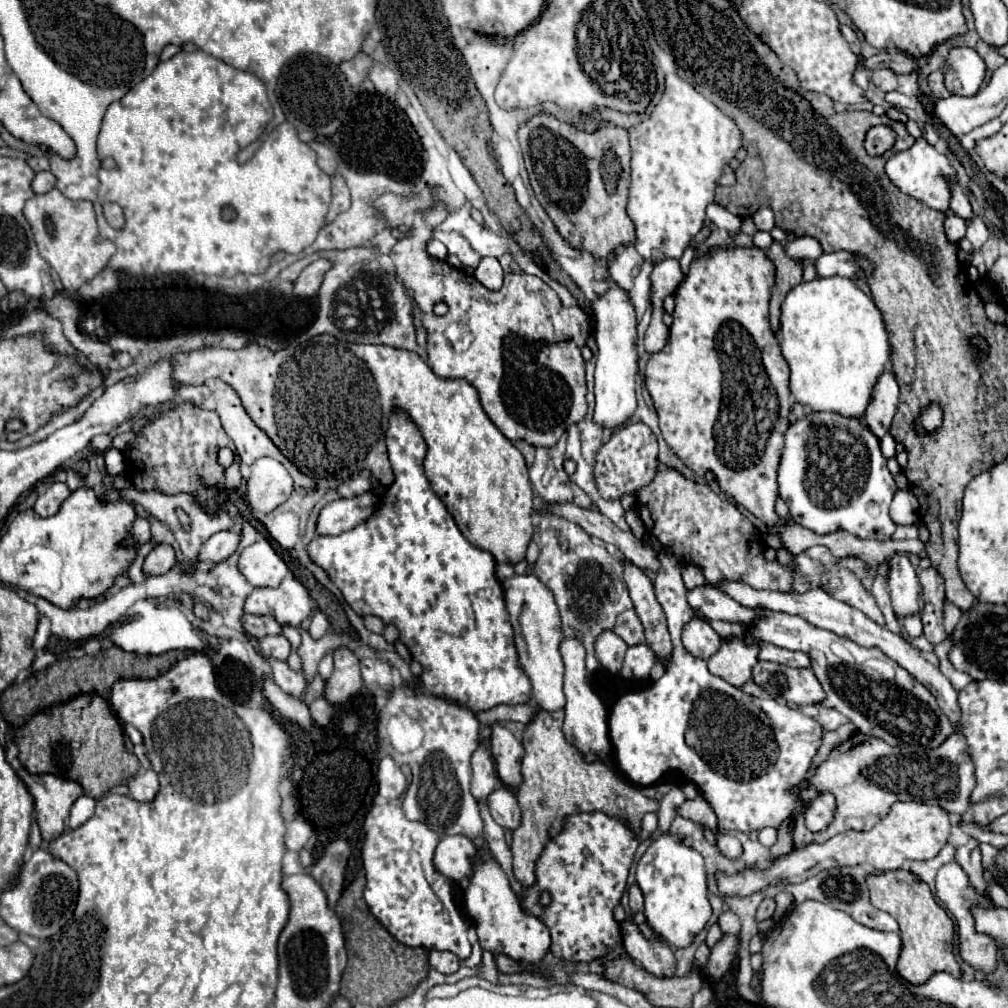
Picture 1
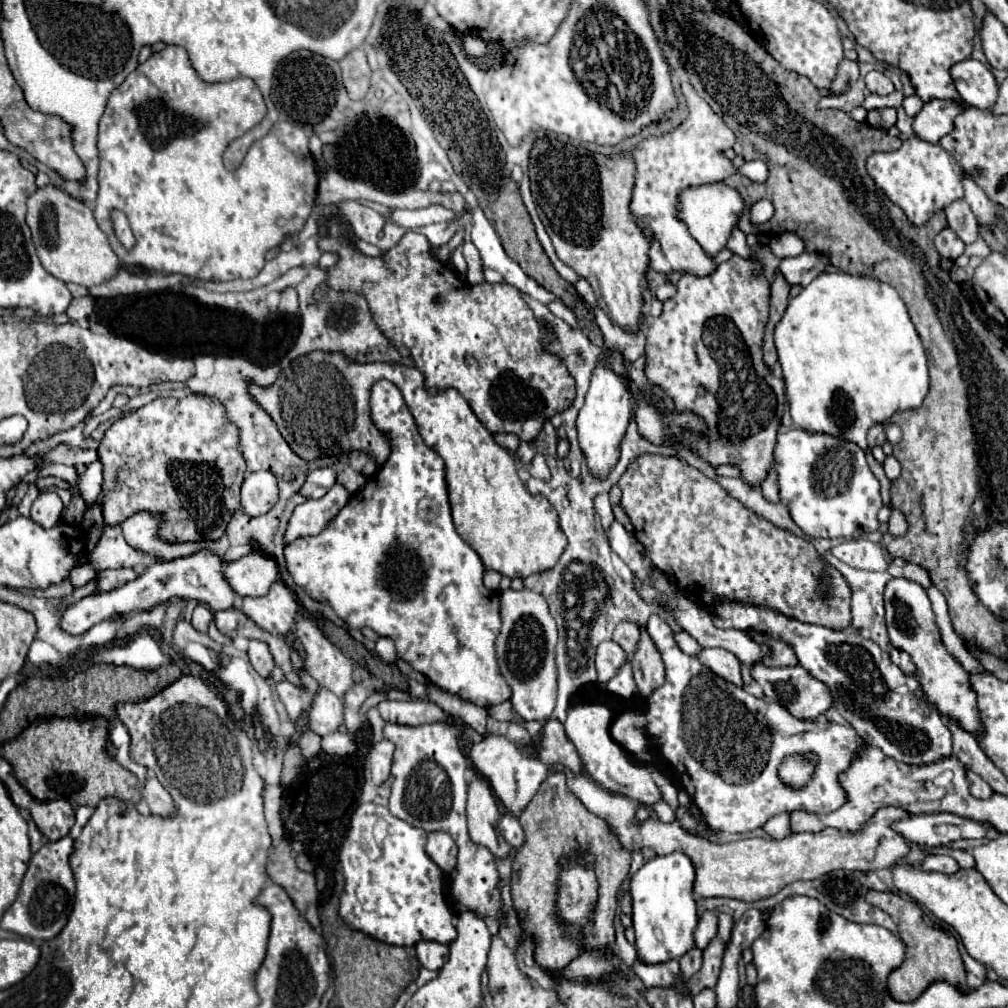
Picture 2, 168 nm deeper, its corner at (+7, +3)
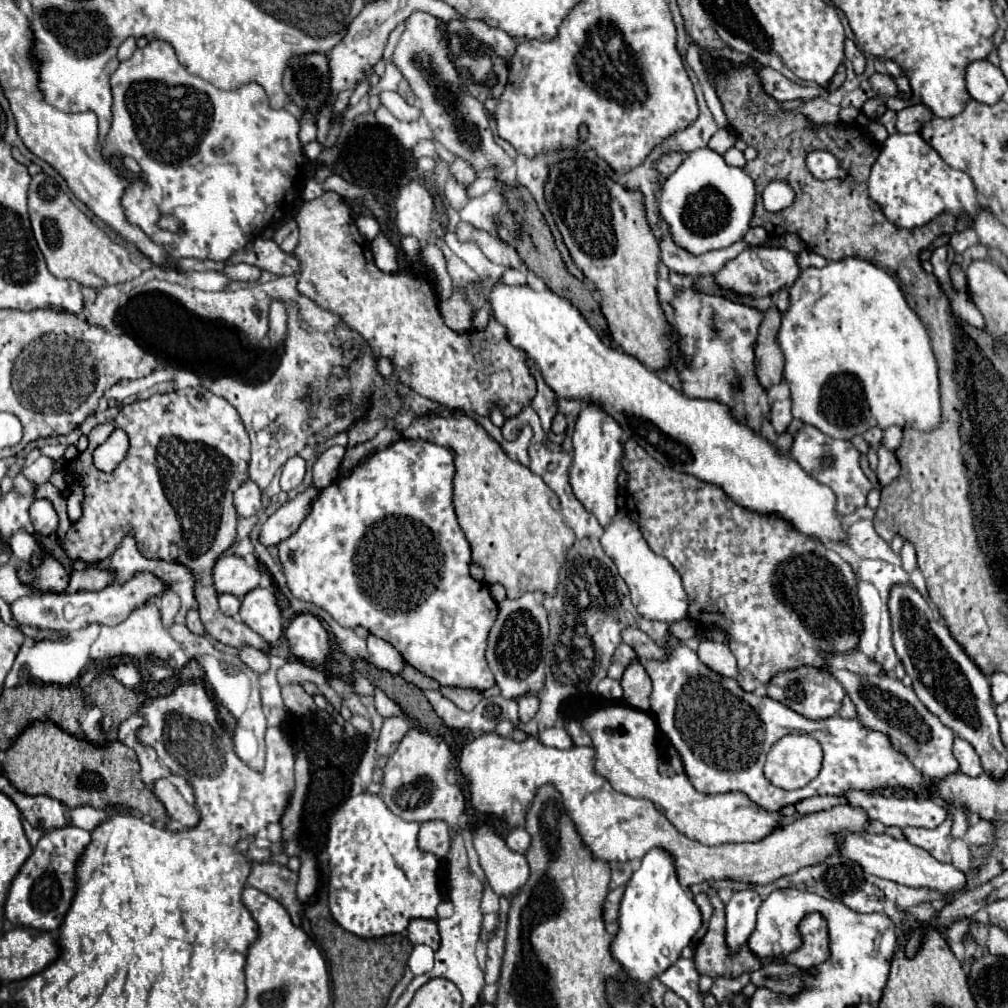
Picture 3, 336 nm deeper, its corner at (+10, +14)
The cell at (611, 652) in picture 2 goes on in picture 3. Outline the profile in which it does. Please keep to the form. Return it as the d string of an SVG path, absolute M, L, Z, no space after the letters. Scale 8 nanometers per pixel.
M621 644L617 648L617 654L613 656L613 666L609 668L609 678L615 678L615 680L621 680L625 668L631 664L631 662L637 662L637 654L631 646L627 644Z

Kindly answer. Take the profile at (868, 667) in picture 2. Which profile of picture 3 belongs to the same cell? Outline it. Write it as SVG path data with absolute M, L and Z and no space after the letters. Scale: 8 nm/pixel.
M859 648L851 650L849 654L827 656L827 670L851 696L853 704L857 706L859 720L871 730L881 730L887 734L895 750L907 754L907 758L921 774L933 780L943 780L945 776L959 772L959 762L951 752L955 740L953 730L943 726L941 720L919 702L913 688L905 688L901 680L893 676L883 676L877 662L871 662L865 654L861 654Z

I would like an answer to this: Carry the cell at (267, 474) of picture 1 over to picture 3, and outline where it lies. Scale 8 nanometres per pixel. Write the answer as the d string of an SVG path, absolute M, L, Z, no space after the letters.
M249 480L235 492L235 508L241 518L253 516L261 510L261 490L255 482Z

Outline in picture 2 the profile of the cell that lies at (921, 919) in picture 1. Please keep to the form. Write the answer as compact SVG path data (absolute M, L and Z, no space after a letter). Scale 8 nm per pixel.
M870 889L866 895L866 901L874 907L884 909L898 925L898 935L906 945L906 957L900 967L896 967L888 977L888 991L896 1001L912 1001L916 999L932 981L948 981L964 991L968 991L966 985L966 969L962 963L962 957L958 953L956 937L948 931L944 931L940 925L936 925L912 899L904 899L898 893L890 891L874 891Z

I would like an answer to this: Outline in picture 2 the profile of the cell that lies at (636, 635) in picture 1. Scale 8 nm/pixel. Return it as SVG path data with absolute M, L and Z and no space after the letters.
M622 621L616 625L614 629L614 641L628 653L628 657L632 657L632 653L636 651L636 641L640 637L640 631L634 623L628 623L628 621Z

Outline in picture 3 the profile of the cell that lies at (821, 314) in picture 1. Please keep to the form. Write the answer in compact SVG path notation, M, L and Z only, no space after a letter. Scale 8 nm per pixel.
M861 258L827 262L823 268L805 268L789 288L789 302L777 342L785 356L785 380L791 388L795 418L845 440L873 426L887 430L889 426L903 428L909 424L919 432L939 428L941 396L929 334L885 270Z

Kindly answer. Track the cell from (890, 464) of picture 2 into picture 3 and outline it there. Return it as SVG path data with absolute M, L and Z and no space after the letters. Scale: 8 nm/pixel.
M883 444L877 448L877 456L879 456L879 468L877 468L877 480L879 486L885 488L887 484L891 484L891 480L899 474L899 462L895 452L887 450Z

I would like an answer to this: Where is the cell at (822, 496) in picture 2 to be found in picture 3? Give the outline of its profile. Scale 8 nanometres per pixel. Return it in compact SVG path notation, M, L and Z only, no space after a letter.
M803 426L797 432L789 454L793 454L793 458L797 458L799 466L807 474L811 474L813 478L817 478L821 484L829 486L837 494L837 512L839 514L851 514L855 508L865 506L865 498L873 486L867 480L867 476L863 474L863 470L859 468L859 452L849 440L829 438L815 426Z

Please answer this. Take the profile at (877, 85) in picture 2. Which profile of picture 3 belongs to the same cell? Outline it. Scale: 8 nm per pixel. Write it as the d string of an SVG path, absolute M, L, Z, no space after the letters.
M873 74L871 78L869 78L869 82L871 82L871 88L873 88L873 92L877 92L879 96L897 96L899 94L899 88L897 88L897 84L895 84L895 80L889 76L889 74Z

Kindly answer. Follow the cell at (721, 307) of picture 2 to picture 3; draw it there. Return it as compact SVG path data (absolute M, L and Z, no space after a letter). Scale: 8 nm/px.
M685 286L671 304L675 308L673 328L681 338L681 358L675 360L675 368L683 382L683 392L689 398L727 404L737 420L759 430L761 422L769 416L767 390L757 382L753 364L757 330L763 314L719 296L699 294L693 286Z

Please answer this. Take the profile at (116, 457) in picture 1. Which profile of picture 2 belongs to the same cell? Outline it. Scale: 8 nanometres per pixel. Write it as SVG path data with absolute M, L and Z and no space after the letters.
M94 461L92 465L88 465L86 473L80 475L80 481L78 481L78 491L80 495L84 497L86 505L92 505L100 499L100 493L102 493L102 463L100 461Z

